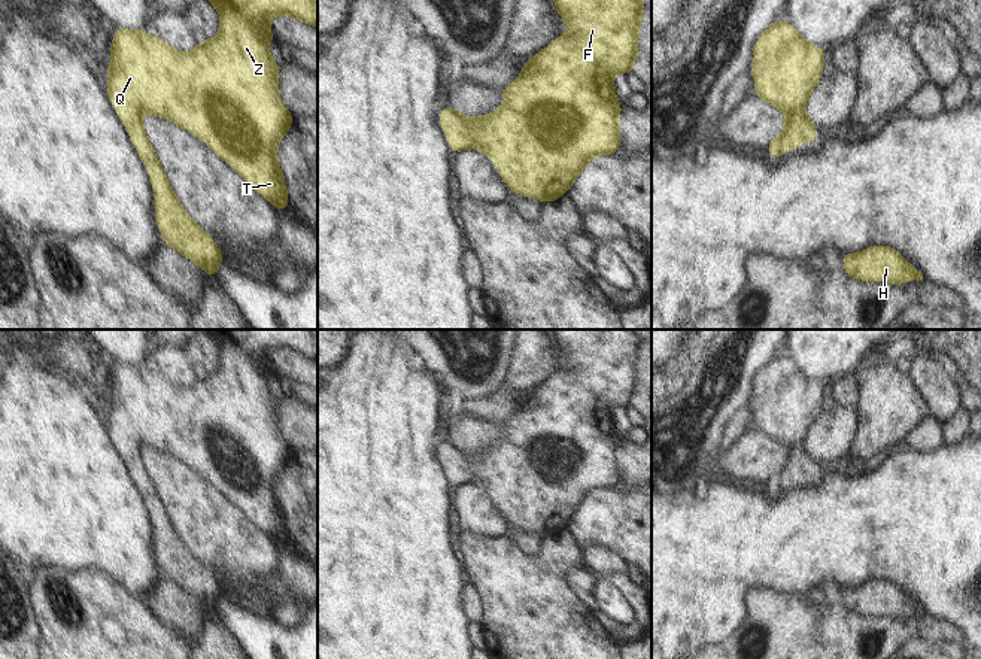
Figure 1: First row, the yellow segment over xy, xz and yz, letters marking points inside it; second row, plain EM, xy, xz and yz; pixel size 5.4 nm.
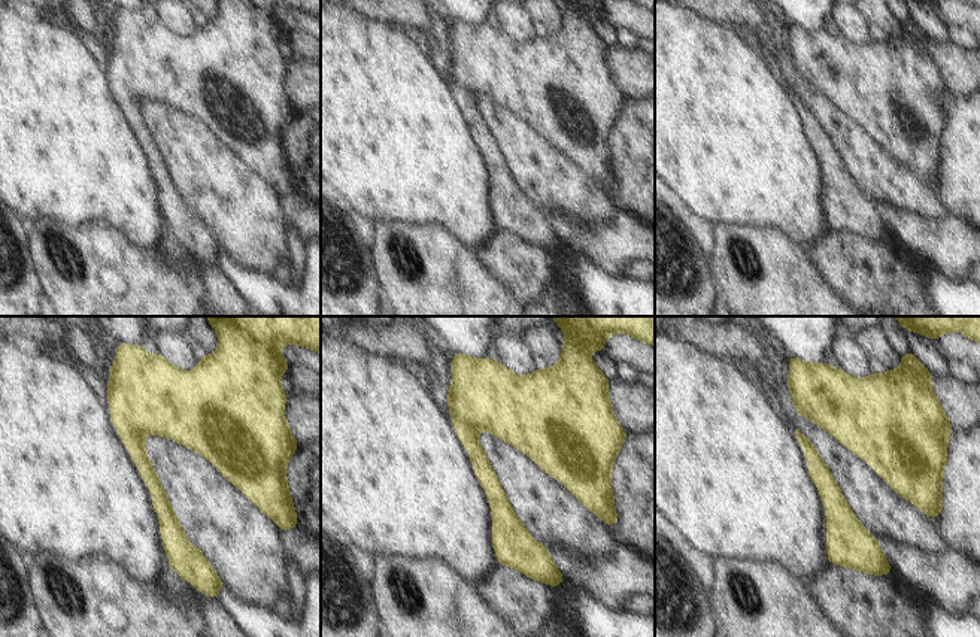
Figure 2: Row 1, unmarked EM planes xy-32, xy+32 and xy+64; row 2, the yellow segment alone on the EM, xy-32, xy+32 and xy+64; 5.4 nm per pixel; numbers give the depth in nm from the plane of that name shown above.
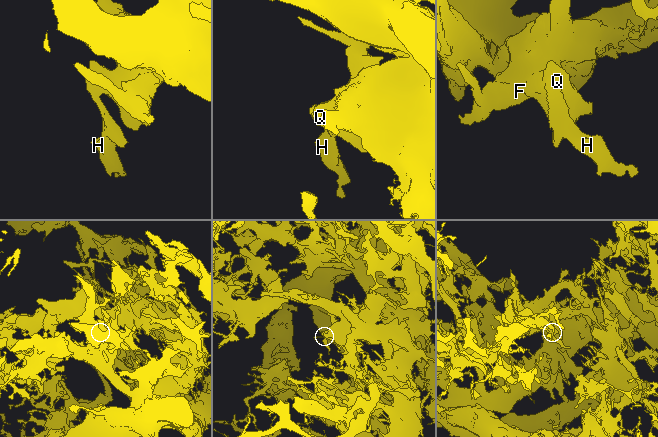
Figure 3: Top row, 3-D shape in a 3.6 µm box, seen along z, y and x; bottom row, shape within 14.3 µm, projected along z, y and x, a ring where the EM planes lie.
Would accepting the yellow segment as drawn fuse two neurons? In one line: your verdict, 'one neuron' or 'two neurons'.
one neuron

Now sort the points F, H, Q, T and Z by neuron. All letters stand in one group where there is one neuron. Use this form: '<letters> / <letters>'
F H Q T Z

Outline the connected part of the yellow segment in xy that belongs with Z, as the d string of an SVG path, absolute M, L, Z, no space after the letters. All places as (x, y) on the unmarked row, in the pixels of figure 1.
M209 330L207 335L218 343L221 361L213 373L201 374L191 386L179 386L145 364L116 362L110 376L107 429L149 504L161 573L209 610L216 610L224 595L221 583L177 535L146 471L143 449L151 446L200 471L273 540L286 544L288 525L277 482L288 468L292 449L279 429L280 403L268 385L274 376L271 352L285 349L318 361L318 330Z

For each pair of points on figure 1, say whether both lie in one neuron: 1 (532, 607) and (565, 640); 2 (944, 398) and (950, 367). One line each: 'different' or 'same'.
1: same
2: different

